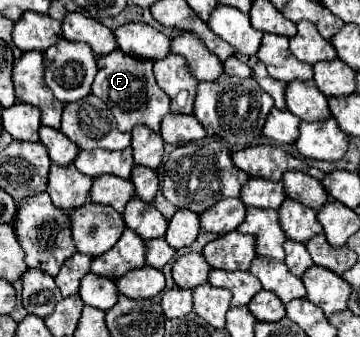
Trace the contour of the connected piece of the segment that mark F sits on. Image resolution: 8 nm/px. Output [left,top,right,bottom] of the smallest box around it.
[92,48,170,132]

